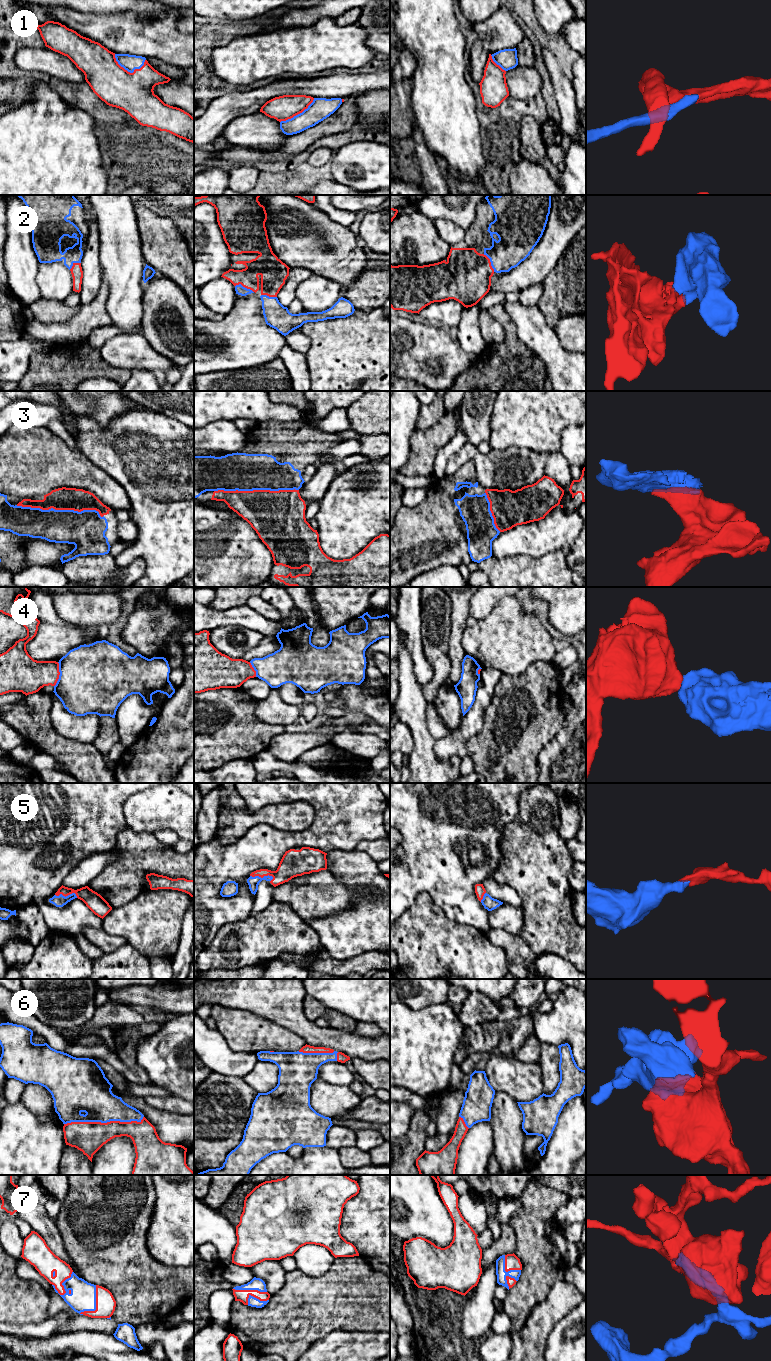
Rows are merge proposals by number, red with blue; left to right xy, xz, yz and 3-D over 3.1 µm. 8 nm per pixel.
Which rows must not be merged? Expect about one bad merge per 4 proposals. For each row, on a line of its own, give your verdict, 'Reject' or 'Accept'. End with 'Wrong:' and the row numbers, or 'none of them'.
1: Accept
2: Accept
3: Accept
4: Reject
5: Accept
6: Accept
7: Accept
Wrong: 4

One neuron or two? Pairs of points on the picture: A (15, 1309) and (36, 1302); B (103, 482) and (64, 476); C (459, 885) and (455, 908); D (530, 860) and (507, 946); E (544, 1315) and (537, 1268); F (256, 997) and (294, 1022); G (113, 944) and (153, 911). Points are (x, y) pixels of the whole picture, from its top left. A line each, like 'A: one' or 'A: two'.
A: one
B: one
C: one
D: two
E: two
F: one
G: two

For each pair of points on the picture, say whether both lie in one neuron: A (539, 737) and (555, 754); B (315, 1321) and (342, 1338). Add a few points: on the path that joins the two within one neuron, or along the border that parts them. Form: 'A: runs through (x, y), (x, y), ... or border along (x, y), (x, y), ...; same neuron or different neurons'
A: border along (561, 726), (539, 753), (537, 766); different neurons
B: border along (355, 1331), (330, 1331), (311, 1344); different neurons

